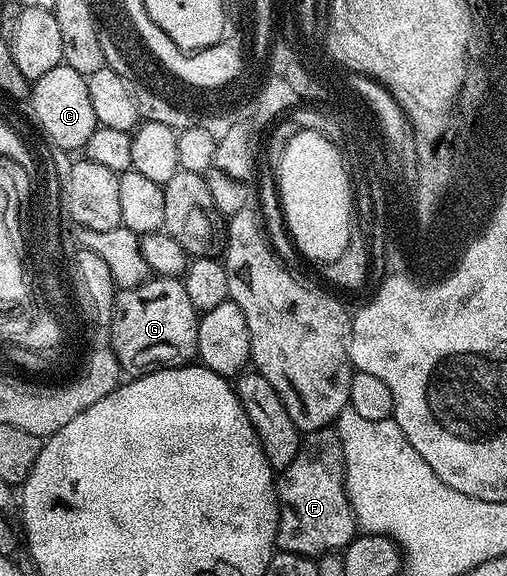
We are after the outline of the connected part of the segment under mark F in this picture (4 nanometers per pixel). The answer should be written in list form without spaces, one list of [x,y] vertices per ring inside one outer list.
[[[335,427],[319,428],[301,439],[294,462],[279,473],[276,498],[280,502],[279,551],[319,558],[339,553],[356,539],[358,525],[344,488],[344,451]]]

